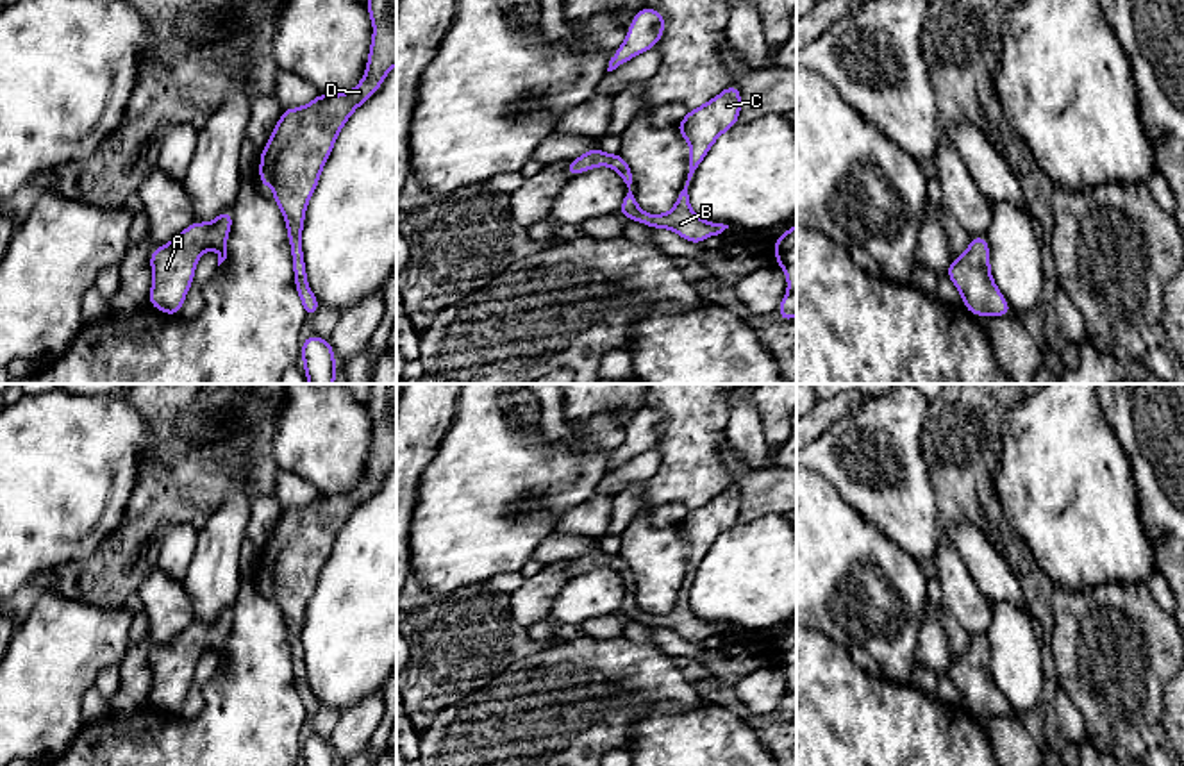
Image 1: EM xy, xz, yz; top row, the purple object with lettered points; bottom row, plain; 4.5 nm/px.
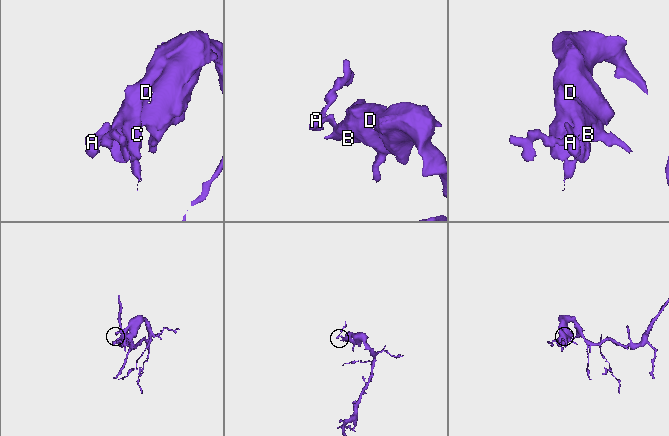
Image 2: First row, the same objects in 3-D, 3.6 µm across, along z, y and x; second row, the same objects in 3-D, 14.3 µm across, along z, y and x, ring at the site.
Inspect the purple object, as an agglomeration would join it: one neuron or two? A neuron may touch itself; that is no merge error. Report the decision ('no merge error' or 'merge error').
no merge error

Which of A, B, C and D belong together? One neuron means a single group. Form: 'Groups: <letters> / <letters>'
Groups: A B C D

